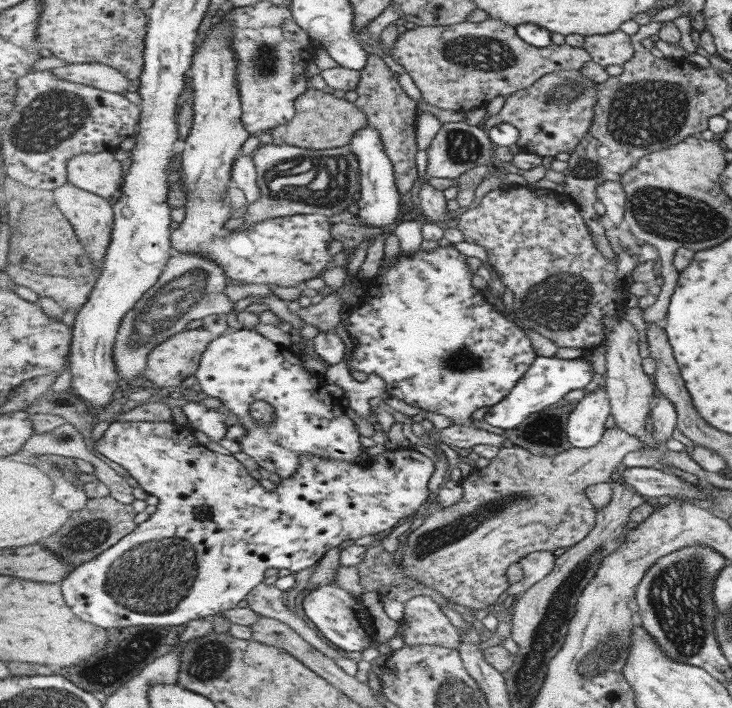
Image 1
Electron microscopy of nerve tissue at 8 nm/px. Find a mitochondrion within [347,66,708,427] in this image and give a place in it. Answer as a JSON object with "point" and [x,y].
{"point":[643,114]}

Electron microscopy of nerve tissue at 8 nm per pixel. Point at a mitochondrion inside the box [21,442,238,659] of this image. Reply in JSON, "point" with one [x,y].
{"point":[154,578]}

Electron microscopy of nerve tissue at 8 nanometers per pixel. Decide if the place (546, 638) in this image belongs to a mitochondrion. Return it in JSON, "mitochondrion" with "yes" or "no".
{"mitochondrion":"yes"}

